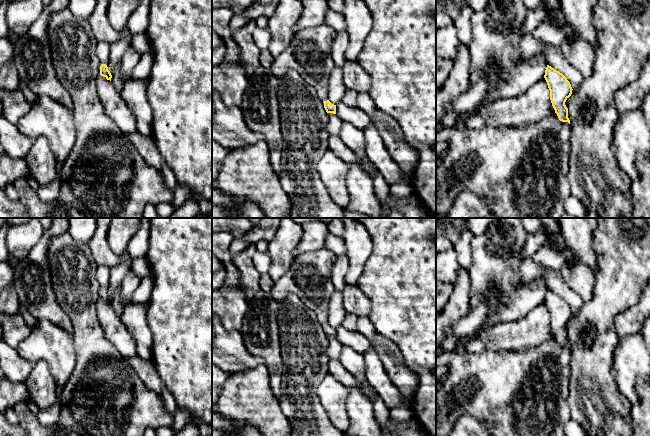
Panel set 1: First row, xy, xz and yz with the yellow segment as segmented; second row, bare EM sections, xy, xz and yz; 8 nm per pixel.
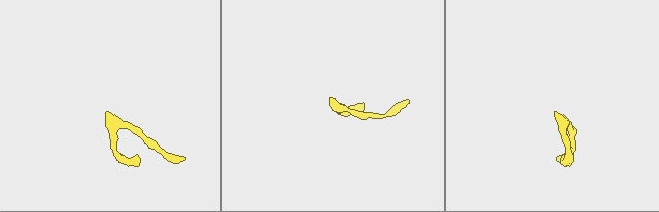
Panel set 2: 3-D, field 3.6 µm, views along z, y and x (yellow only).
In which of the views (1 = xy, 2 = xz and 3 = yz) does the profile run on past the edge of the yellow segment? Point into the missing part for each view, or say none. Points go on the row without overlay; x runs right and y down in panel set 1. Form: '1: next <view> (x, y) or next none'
1: next none
2: next xz (309, 277)
3: next none

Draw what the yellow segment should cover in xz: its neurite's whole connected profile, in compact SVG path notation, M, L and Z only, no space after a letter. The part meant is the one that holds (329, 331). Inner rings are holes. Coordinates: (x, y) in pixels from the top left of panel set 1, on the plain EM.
M326 248L298 254L270 292L276 302L288 294L296 295L316 314L326 336L333 338L336 338L336 329L328 324L328 306L335 291L332 268L336 259L337 256Z

